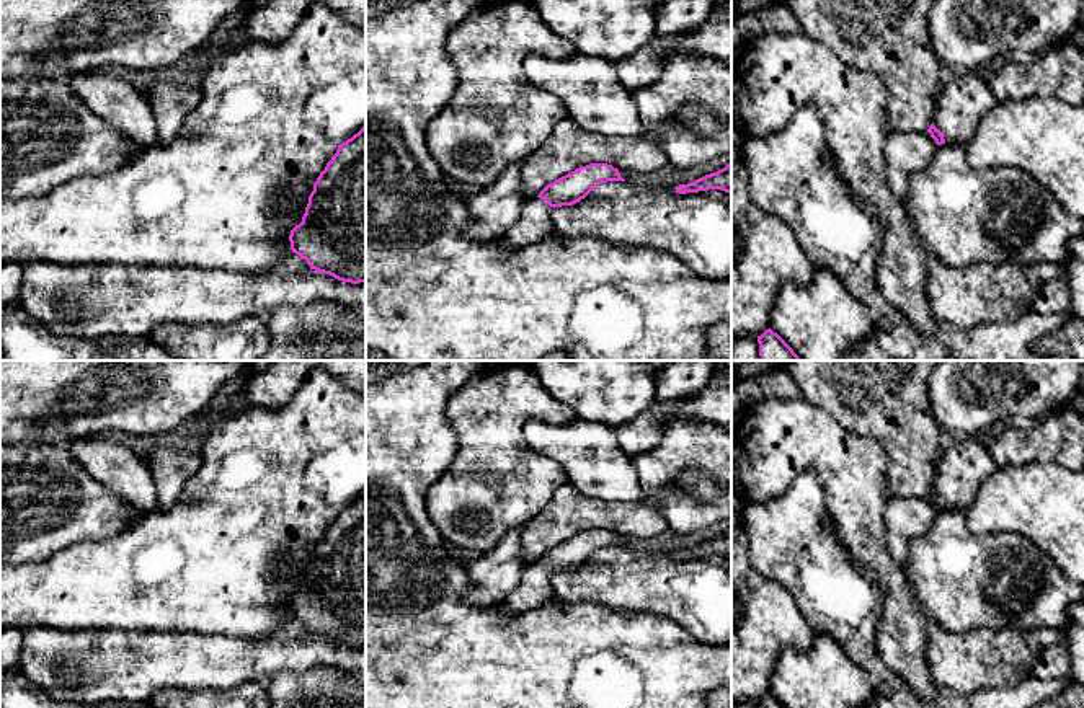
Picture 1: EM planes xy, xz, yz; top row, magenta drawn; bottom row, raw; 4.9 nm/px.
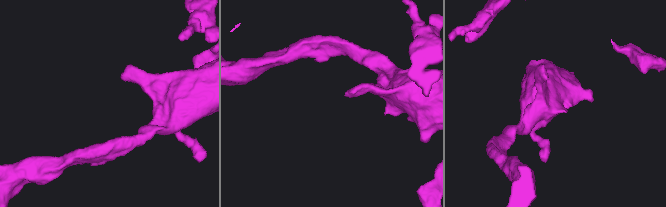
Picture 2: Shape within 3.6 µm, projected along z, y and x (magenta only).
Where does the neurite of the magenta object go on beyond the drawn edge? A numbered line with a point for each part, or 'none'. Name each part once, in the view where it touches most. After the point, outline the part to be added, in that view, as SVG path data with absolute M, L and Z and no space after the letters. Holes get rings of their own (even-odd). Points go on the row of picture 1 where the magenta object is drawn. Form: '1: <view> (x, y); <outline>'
1: yz (960, 105); M976 70L953 75L940 88L934 109L934 126L942 132L945 142L966 145L976 132L981 117L993 109L999 100L988 86L988 80Z

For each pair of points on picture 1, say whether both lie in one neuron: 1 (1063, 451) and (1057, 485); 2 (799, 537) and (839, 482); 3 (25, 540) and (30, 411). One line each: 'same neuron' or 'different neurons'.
1: different neurons
2: different neurons
3: different neurons

